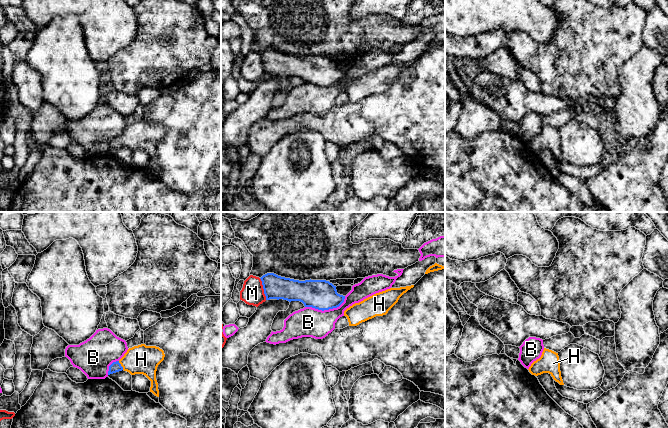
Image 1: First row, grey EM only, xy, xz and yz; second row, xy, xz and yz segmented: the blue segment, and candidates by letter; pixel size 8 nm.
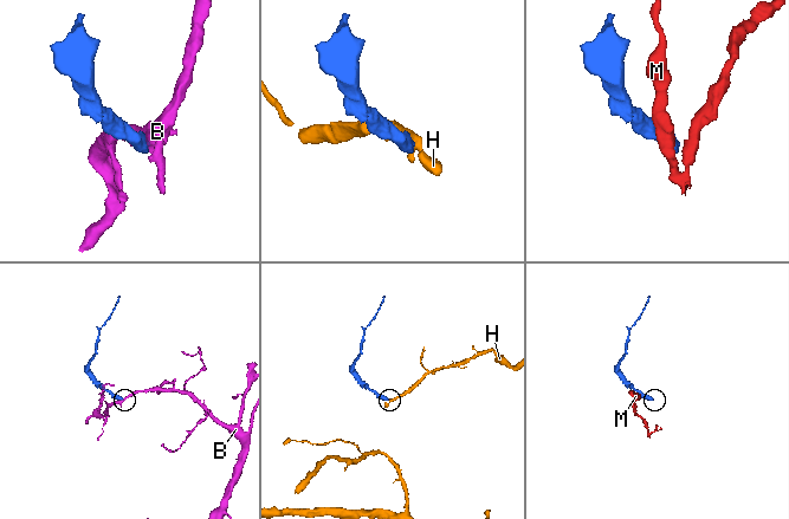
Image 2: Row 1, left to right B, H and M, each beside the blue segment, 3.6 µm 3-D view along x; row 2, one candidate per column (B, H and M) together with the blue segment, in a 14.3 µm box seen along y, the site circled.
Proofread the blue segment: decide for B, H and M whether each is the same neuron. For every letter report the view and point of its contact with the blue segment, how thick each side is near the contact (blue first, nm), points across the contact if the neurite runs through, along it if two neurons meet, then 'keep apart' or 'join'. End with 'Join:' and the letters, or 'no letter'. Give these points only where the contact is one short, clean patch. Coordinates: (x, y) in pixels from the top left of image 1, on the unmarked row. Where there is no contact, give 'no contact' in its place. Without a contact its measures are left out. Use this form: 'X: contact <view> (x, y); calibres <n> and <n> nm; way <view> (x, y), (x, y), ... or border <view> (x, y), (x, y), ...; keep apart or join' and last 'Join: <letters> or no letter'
B: contact xz (326, 85); calibres 240 and 240 nm; border xz (345, 72), (344, 76), (336, 83), (323, 86), (305, 83); keep apart
H: contact xy (120, 141); calibres 80 and 240 nm; way xy (115, 143), (120, 141), (141, 135); join
M: contact xz (263, 64); calibres 190 and 190 nm; border xz (259, 54), (266, 75); keep apart
Join: H

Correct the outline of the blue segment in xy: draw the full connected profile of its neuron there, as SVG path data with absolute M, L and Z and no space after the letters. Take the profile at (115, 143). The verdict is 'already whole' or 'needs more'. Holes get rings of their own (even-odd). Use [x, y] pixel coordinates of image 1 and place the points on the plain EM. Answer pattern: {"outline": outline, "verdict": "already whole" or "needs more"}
{"outline": "M141 120L129 124L124 132L109 142L108 151L127 147L131 151L143 150L151 157L150 168L159 173L156 147L158 141L164 136L165 130L156 122Z", "verdict": "needs more"}

